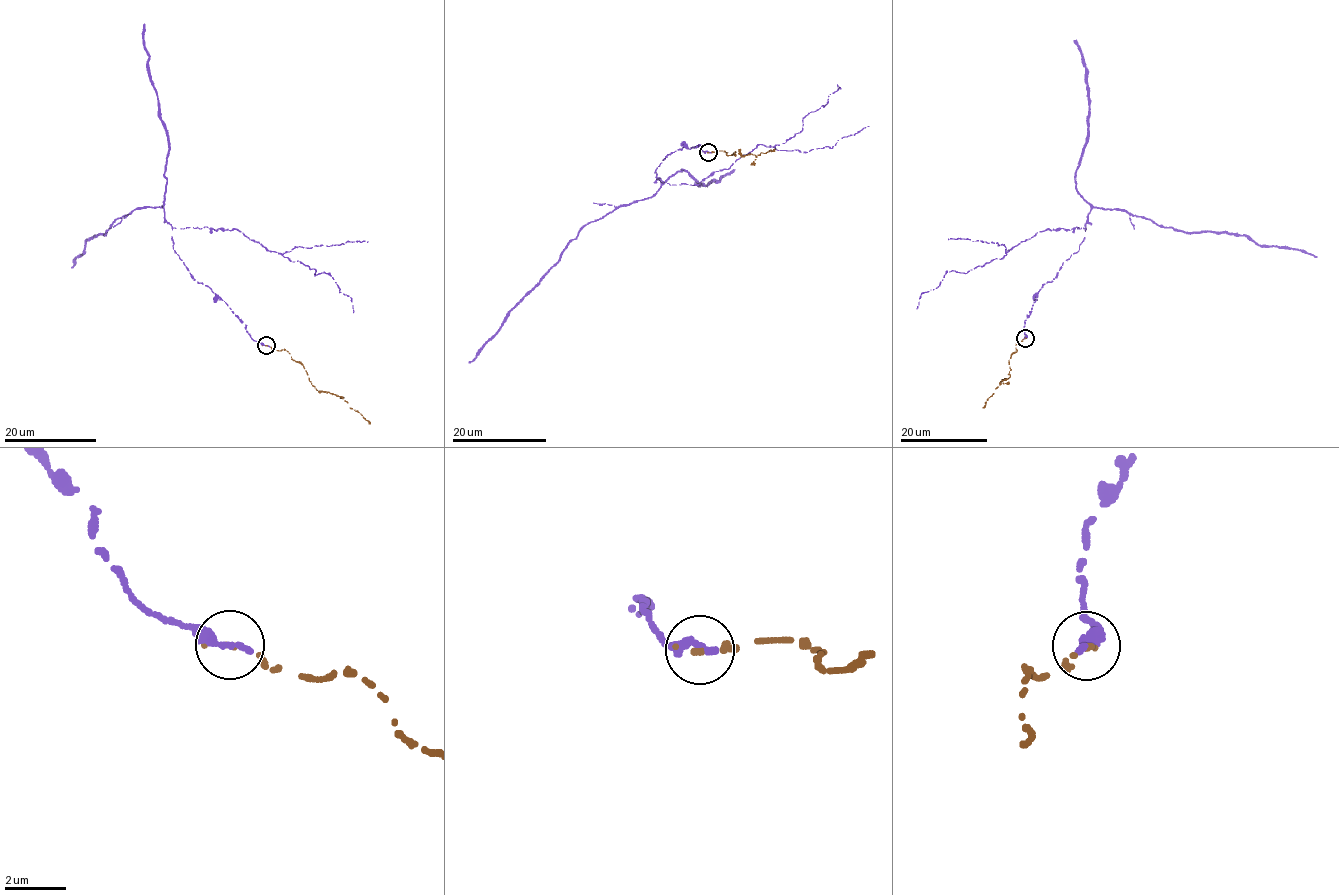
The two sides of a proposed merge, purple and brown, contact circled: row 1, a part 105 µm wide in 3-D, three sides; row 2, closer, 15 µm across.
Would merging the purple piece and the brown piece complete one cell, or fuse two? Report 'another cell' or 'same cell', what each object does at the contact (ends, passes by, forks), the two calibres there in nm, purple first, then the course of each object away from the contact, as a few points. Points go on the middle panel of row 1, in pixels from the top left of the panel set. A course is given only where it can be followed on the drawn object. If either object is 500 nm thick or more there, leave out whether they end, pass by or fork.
same cell; purple ends; brown ends; calibres 320 and 170 nm; course purple (708, 151), (672, 152), (656, 178), (698, 185), (759, 144), (786, 142), (836, 84); course brown (708, 152), (724, 150), (727, 155), (735, 152), (734, 155), (760, 155), (774, 149)

